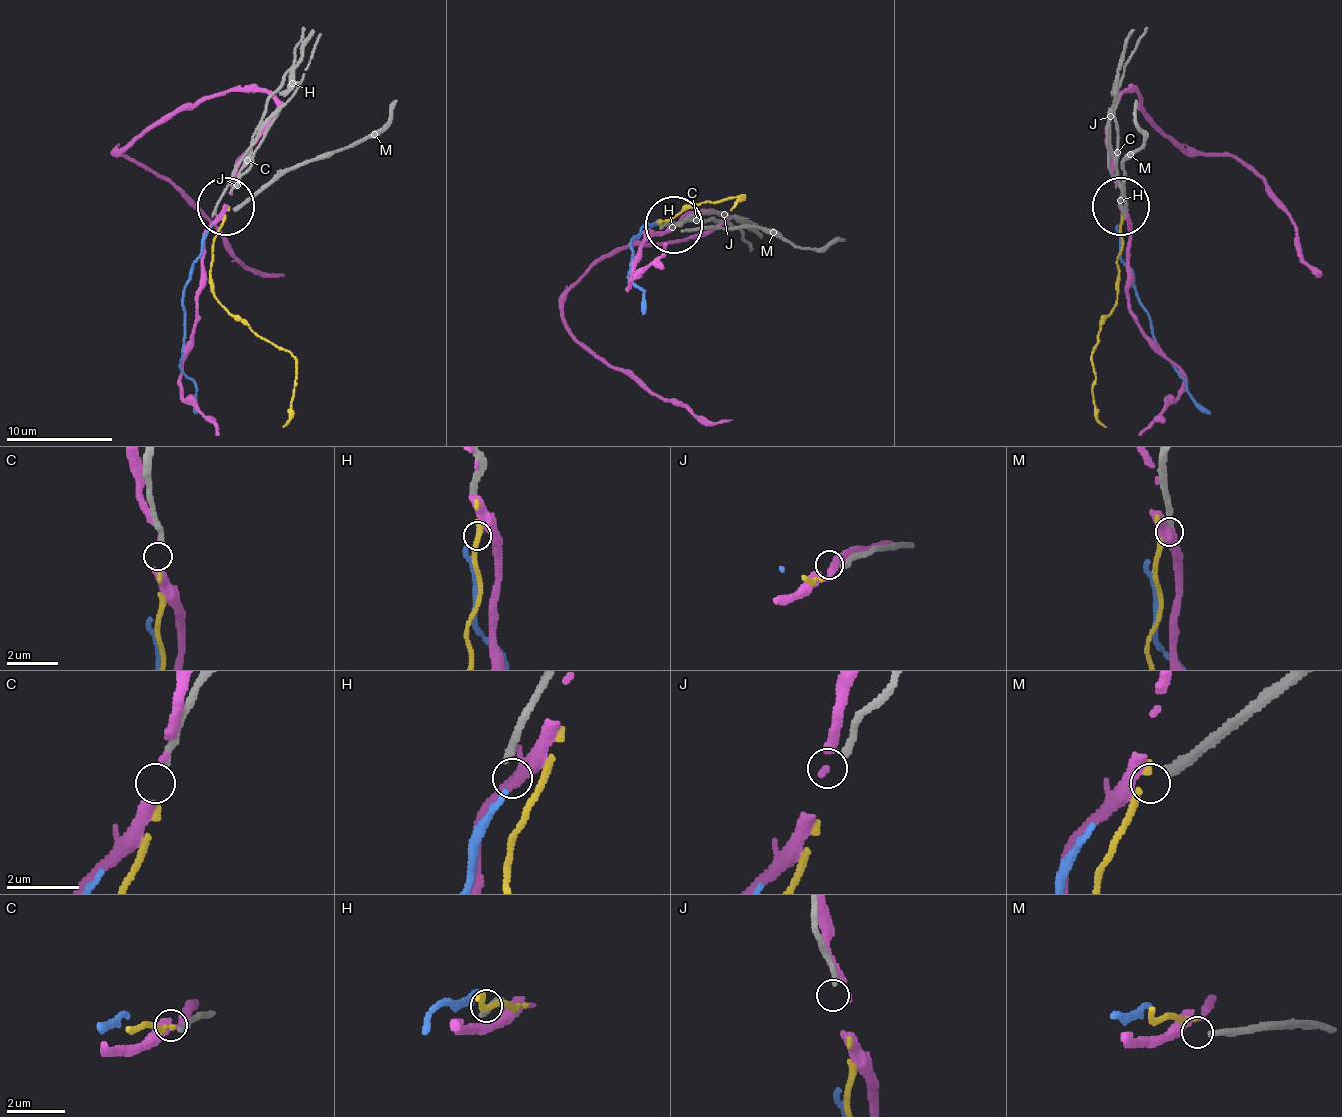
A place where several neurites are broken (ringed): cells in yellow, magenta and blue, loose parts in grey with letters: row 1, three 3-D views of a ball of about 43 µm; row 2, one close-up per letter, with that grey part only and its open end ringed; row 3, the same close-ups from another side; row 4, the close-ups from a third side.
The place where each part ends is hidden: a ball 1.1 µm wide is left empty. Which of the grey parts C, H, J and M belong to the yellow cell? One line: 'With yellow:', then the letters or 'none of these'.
With yellow: C

